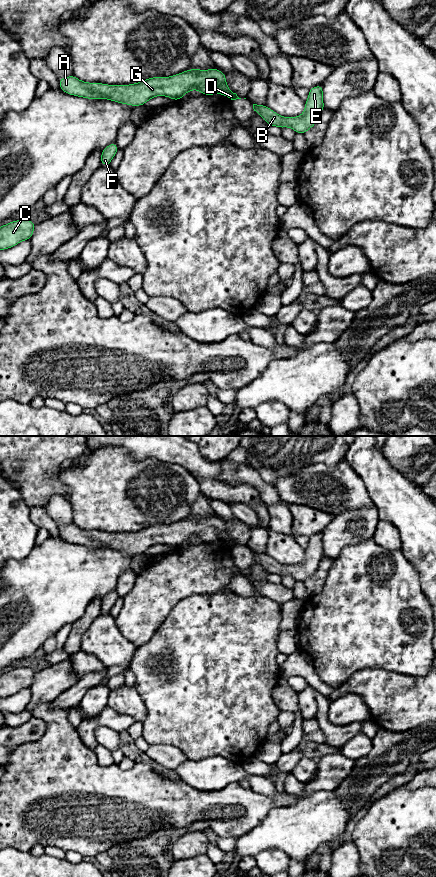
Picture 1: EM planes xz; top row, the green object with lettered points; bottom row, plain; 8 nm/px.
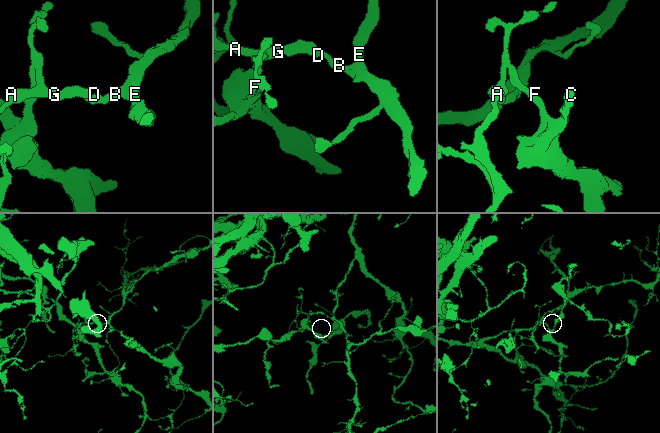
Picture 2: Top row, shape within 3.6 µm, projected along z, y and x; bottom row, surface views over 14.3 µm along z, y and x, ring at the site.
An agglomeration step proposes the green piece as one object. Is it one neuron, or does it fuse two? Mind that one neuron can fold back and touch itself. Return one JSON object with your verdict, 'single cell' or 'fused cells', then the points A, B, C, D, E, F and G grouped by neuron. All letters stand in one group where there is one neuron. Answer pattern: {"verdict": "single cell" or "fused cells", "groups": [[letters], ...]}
{"verdict": "single cell", "groups": [["A", "B", "C", "D", "E", "F", "G"]]}

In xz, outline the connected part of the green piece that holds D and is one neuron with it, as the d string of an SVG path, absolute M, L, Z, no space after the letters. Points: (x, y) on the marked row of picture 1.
M214 68L188 69L170 77L152 77L129 85L87 83L71 75L60 78L59 85L69 95L87 99L108 99L135 107L145 105L156 96L180 100L191 90L198 90L202 95L223 94L231 100L241 99L228 88L224 72Z

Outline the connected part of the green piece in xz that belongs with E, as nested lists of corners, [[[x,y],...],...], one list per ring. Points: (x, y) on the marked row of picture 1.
[[[322,85],[309,89],[309,96],[305,101],[305,110],[297,117],[282,117],[265,105],[253,104],[254,111],[260,115],[269,126],[272,125],[281,129],[290,127],[299,134],[306,133],[316,124],[324,108]]]

